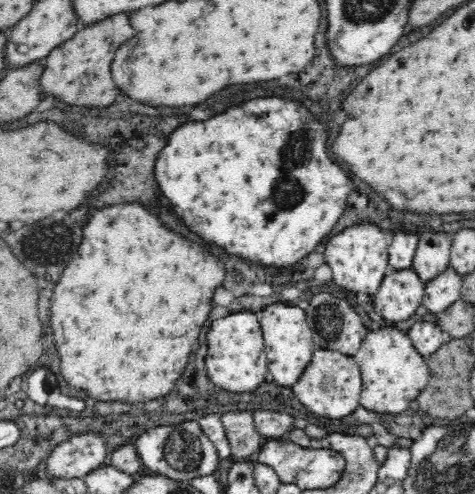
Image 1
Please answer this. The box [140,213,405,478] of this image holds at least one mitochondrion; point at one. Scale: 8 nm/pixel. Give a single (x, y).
(182, 450)

